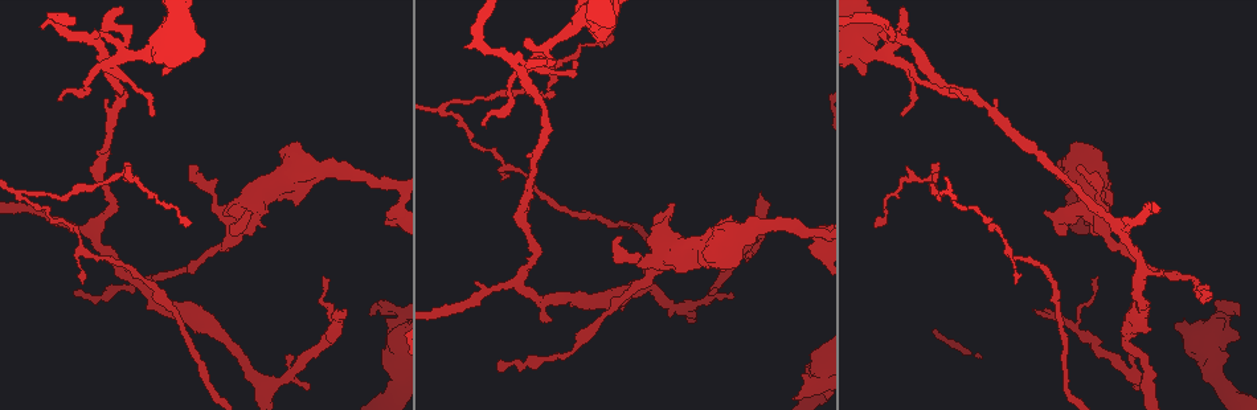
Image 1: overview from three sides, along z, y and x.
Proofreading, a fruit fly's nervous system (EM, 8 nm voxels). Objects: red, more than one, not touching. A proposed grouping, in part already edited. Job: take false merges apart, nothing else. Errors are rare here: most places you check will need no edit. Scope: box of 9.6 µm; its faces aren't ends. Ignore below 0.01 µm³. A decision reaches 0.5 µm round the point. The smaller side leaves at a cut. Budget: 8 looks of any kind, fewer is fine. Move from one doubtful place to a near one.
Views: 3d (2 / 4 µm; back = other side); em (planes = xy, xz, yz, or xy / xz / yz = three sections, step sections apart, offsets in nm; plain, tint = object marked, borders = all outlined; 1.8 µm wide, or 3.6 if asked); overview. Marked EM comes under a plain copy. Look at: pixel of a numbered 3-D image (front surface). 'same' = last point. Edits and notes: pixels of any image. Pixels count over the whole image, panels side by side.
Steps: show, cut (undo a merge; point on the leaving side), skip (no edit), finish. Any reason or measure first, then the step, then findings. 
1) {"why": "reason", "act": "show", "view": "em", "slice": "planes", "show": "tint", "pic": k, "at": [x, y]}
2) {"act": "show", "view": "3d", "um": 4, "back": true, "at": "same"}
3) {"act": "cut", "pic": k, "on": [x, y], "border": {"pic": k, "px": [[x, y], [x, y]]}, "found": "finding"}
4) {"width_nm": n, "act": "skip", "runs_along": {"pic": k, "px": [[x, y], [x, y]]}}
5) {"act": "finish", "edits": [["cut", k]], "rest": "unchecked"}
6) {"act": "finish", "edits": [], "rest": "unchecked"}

{"why": "sudden change in width", "act": "show", "view": "em", "um": 3.6, "slice": "planes", "show": "tint", "pic": 1, "at": [158, 50]}

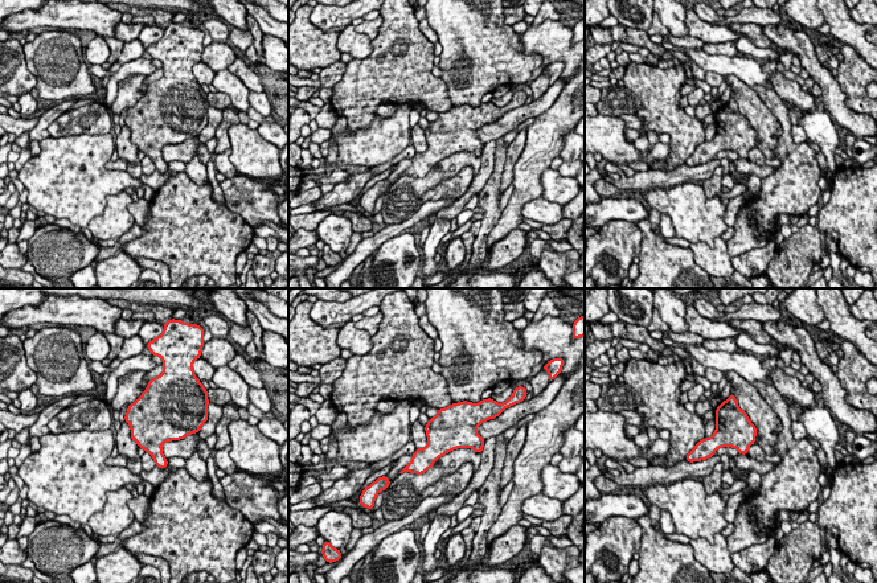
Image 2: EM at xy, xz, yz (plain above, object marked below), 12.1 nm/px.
{"act": "skip", "found": "one neuron here"}

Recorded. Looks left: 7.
{"why": "three arms meet", "act": "show", "view": "em", "slice": "xz", "step": 4, "show": "tint", "pic": 1, "at": [1109, 219]}

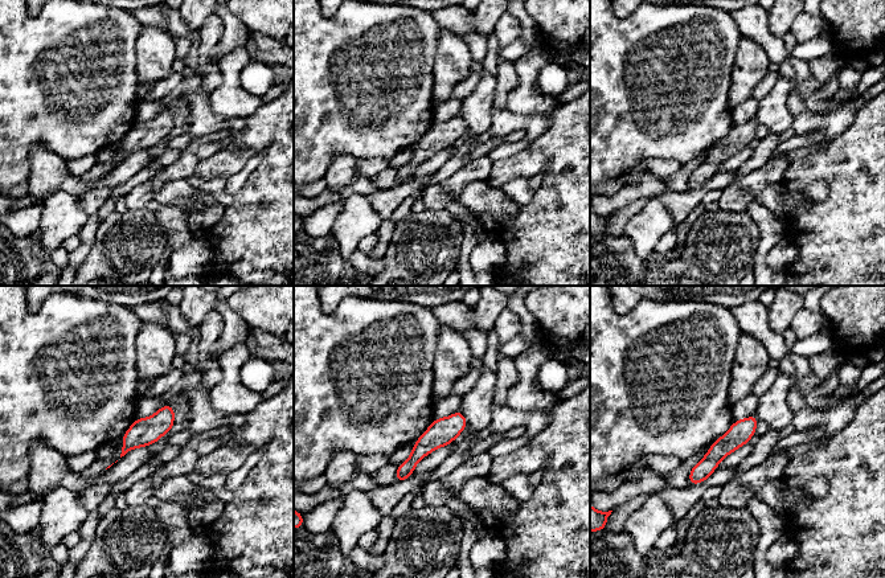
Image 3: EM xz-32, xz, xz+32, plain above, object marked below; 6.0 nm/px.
{"why": "another direction", "act": "show", "view": "em", "slice": "planes", "show": "tint", "at": "same"}

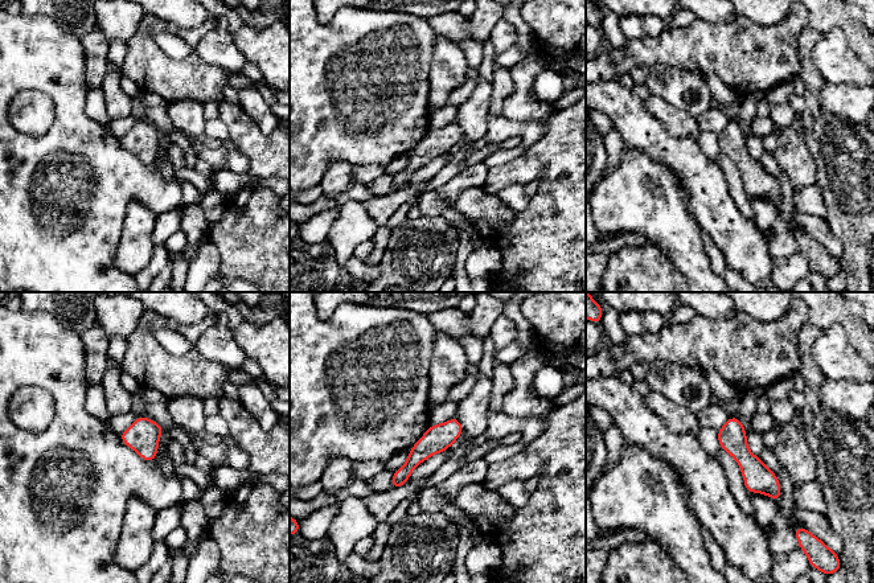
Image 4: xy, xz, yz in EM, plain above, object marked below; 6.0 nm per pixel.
{"act": "skip", "runs_along": {"pic": 4, "px": [[733, 419], [733, 440], [776, 496]]}, "found": "continuous, no second neuron"}

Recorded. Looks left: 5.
{"why": "sharp bend", "act": "show", "view": "em", "slice": "planes", "show": "tint", "pic": 1, "at": [949, 194]}

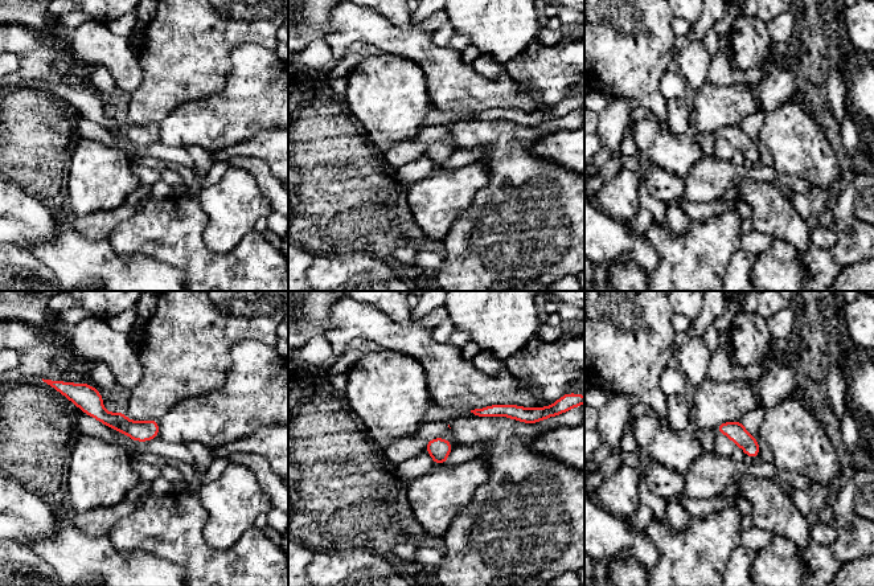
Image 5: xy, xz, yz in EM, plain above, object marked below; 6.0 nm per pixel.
{"act": "skip", "found": "all the same neuron"}

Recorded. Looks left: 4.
{"act": "finish", "edits": [], "rest": "unchecked"}

